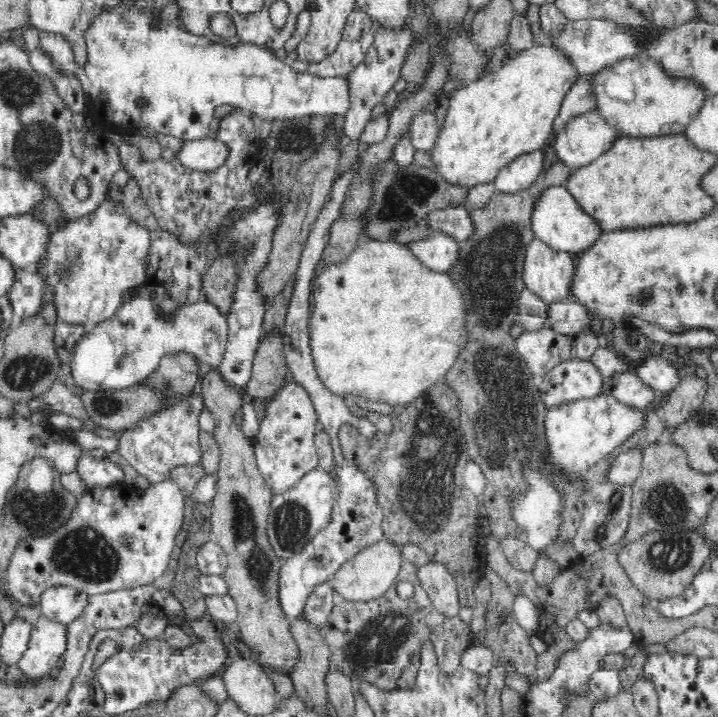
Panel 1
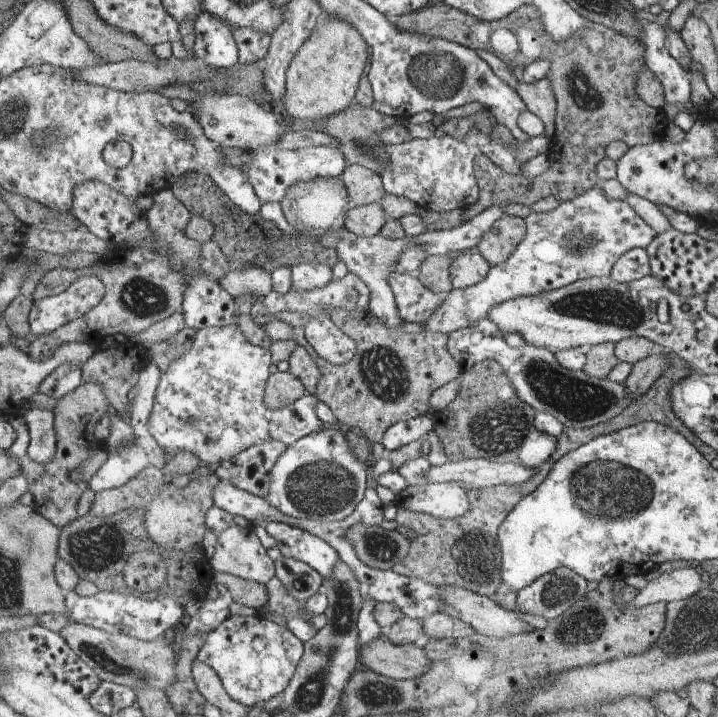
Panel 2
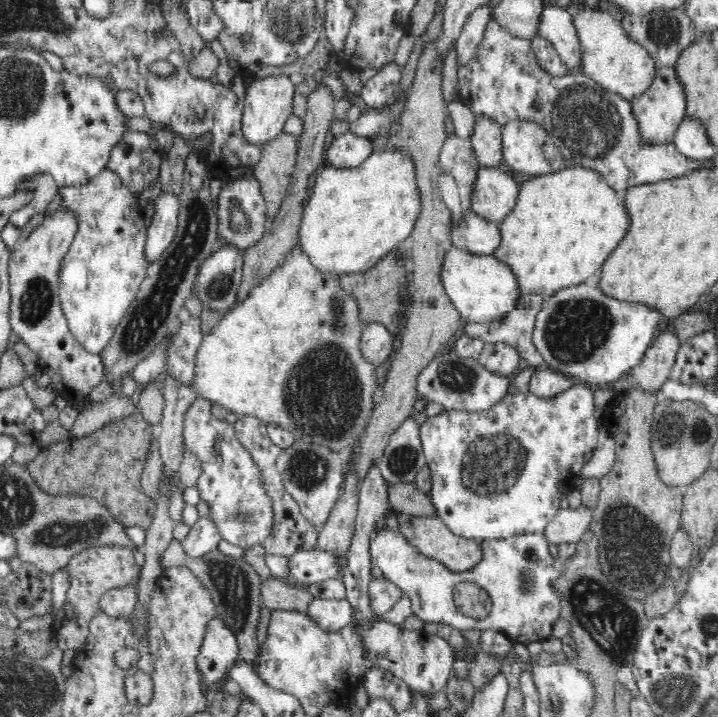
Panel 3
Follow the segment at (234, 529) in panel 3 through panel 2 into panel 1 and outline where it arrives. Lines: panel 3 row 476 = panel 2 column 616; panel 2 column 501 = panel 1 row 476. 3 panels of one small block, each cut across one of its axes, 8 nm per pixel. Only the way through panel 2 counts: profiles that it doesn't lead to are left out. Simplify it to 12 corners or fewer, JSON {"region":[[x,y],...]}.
{"region":[[289,380],[261,411],[254,441],[273,494],[319,468],[319,420]]}

